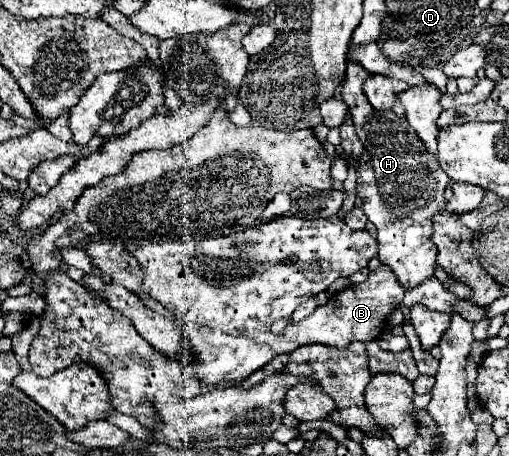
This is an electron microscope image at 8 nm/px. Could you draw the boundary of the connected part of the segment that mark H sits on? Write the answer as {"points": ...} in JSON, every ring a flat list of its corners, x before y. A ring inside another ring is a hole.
{"points":[[349,61,343,81,343,101,349,105,357,137,363,143,363,155,357,169,357,195,363,199,367,219,377,227,379,261,393,269,405,291,433,277,437,249,429,241,433,229,433,213,445,207,443,191,449,185,449,175,439,167,437,157,427,153,423,141,411,129,405,117,395,113,377,113,365,93,363,83,369,73]]}

